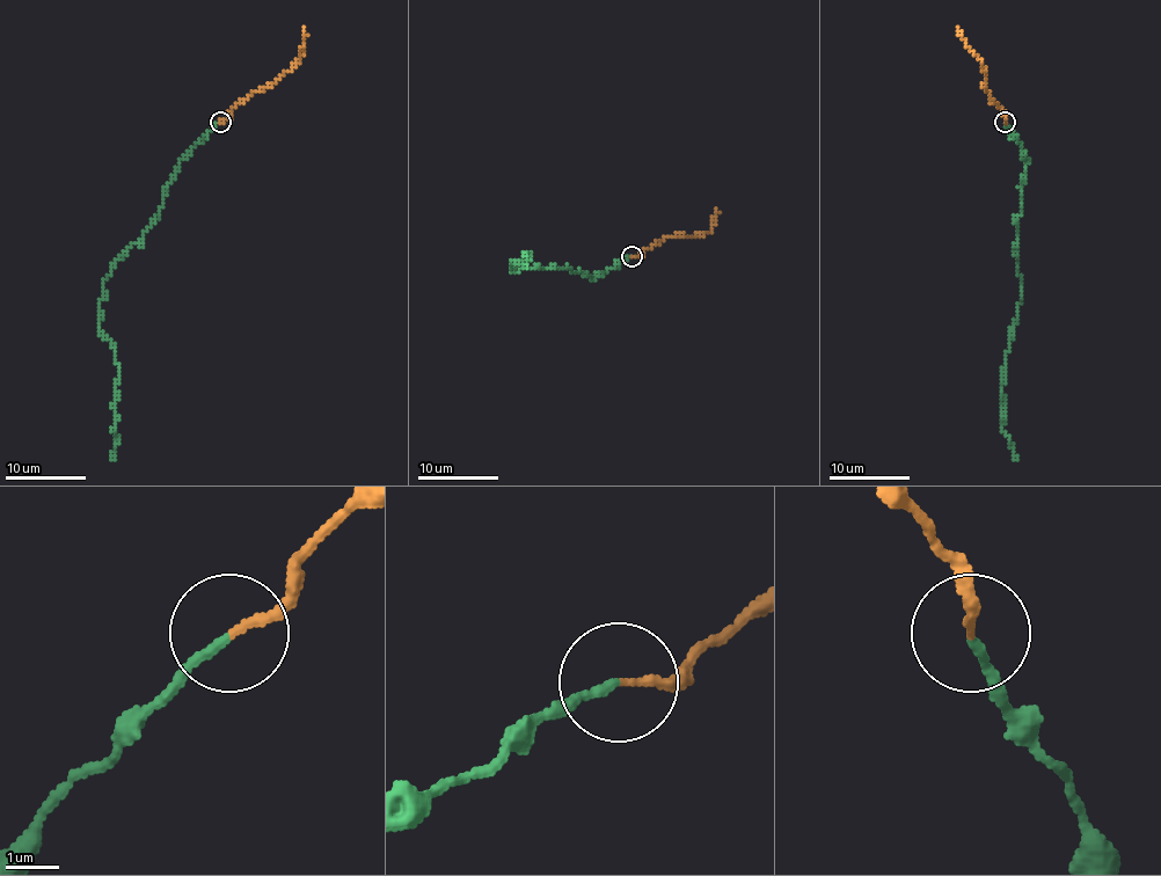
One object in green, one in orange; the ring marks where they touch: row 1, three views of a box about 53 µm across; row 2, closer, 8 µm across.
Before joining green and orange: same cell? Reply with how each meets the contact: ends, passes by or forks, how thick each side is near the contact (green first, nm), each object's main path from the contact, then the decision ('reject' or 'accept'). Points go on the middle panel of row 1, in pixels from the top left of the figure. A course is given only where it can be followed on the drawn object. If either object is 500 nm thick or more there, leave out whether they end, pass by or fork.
green ends there; orange ends there; 160 nm thick on the green side, 150 nm on the other; green runs (633, 255), (594, 277), (568, 268), (530, 268), (516, 274), (512, 263), (530, 255), (526, 254), (526, 268); orange runs (633, 255), (640, 255), (670, 235), (707, 233), (713, 227), (716, 207); reject

